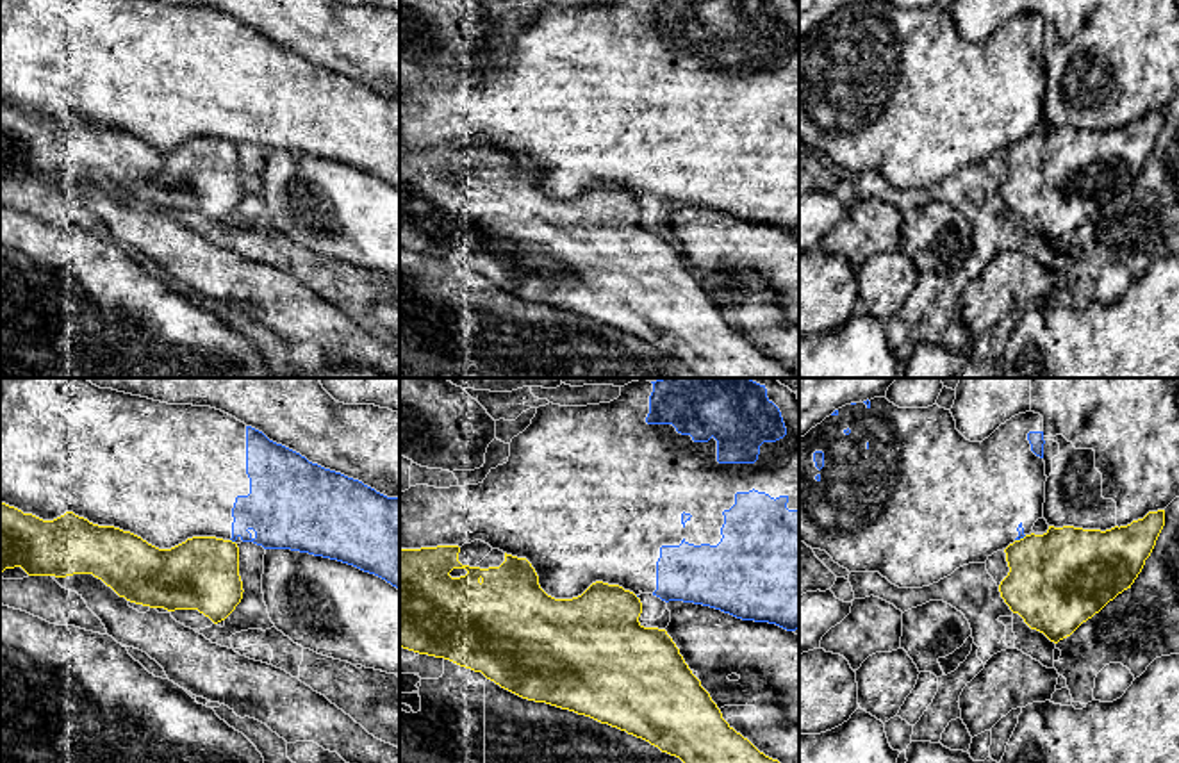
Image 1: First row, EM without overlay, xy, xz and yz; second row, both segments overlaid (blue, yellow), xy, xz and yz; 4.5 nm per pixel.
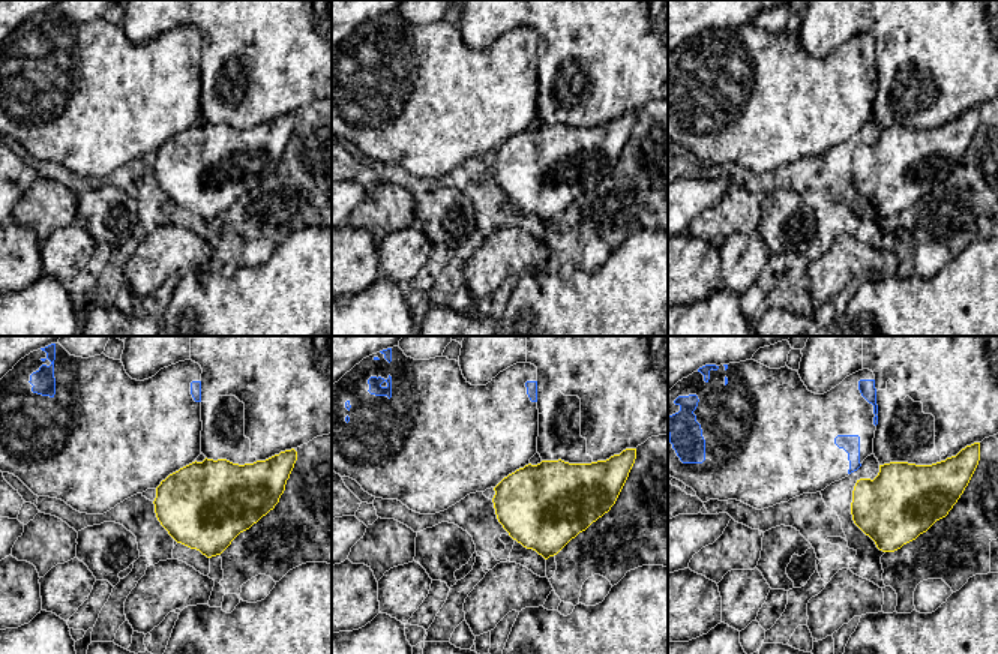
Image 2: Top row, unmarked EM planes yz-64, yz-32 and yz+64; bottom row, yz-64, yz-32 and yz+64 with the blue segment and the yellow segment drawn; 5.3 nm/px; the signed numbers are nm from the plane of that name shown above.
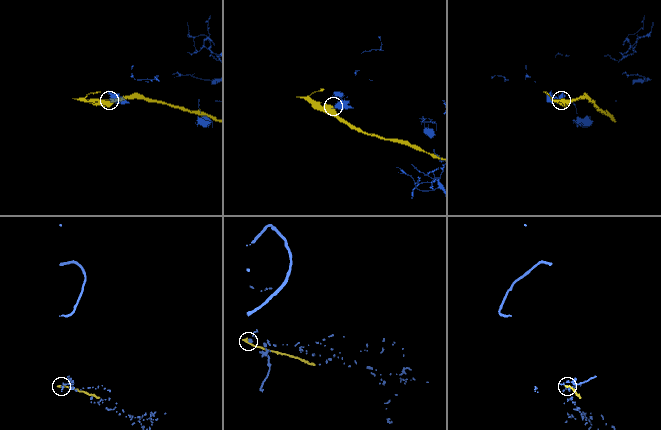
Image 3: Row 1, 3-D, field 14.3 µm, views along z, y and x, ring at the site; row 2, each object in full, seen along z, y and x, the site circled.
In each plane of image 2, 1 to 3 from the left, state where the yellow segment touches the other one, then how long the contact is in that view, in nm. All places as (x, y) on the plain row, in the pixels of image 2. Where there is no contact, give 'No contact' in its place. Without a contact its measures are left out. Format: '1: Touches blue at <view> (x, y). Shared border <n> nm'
1: No contact
2: No contact
3: No contact

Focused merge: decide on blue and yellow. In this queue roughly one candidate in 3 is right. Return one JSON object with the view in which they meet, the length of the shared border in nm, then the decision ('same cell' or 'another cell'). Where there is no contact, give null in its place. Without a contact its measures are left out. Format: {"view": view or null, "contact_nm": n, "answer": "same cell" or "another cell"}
{"view": "xy", "contact_nm": 30, "answer": "another cell"}

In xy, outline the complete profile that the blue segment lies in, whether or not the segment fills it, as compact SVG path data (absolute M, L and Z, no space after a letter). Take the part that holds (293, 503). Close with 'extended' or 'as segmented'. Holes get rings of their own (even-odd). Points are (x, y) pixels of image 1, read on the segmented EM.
M0 378L0 501L43 521L54 521L66 512L73 512L93 524L130 531L159 549L171 549L193 537L216 537L235 544L253 542L264 549L309 553L353 565L400 590L400 497L387 497L359 480L312 464L300 453L269 440L262 431L221 410L168 405L112 389L100 389L86 378Z | extended

